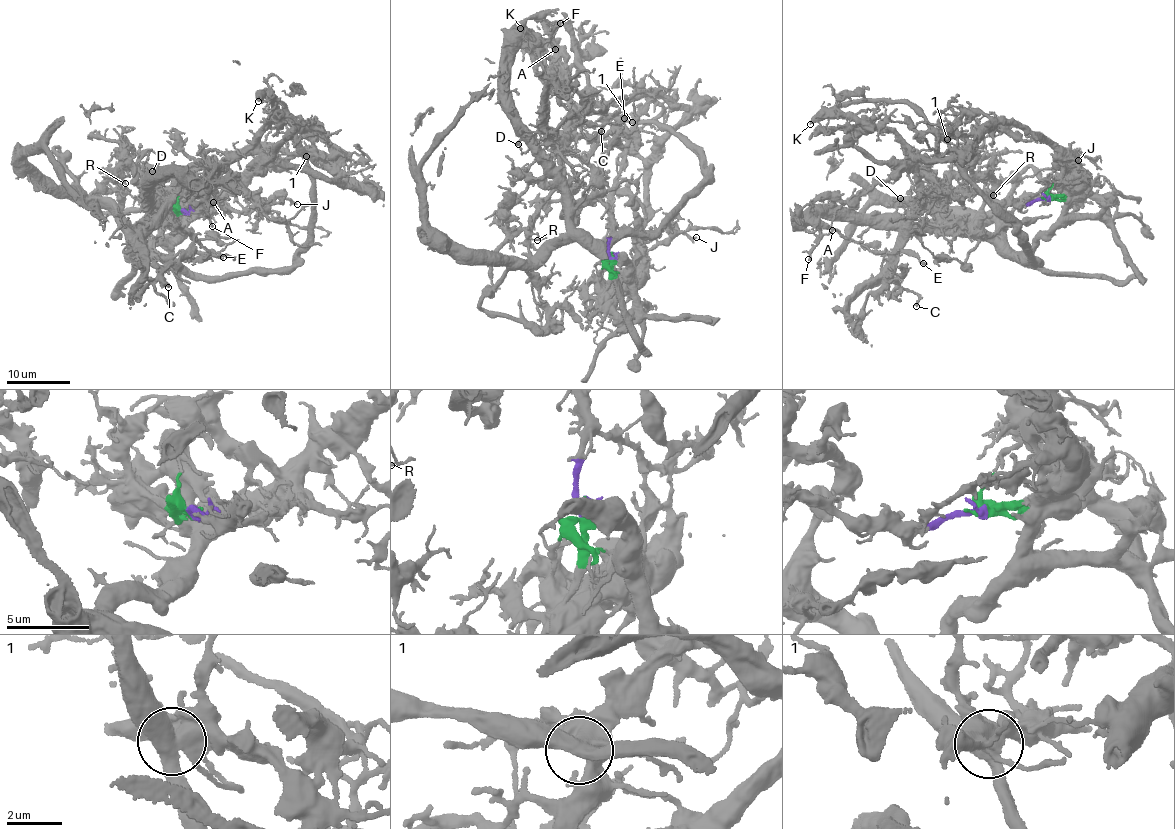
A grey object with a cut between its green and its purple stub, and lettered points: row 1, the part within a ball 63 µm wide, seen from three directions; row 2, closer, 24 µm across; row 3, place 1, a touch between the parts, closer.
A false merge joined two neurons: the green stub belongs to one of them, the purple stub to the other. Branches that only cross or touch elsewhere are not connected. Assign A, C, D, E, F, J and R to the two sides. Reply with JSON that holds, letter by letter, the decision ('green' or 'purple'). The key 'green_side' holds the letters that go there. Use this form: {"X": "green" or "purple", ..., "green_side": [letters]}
{"A": "green", "C": "purple", "D": "green", "E": "green", "F": "green", "J": "green", "R": "purple", "green_side": ["A", "D", "E", "F", "J"]}

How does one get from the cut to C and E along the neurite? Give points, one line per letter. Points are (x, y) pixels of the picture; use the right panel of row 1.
C: (1047, 198), (1019, 205), (970, 192), (923, 203), (889, 273), (892, 293), (909, 290), (917, 295), (916, 306)
E: (1047, 198), (1067, 196), (1062, 219), (1015, 253), (864, 217), (820, 212), (802, 229), (822, 227), (924, 264)

